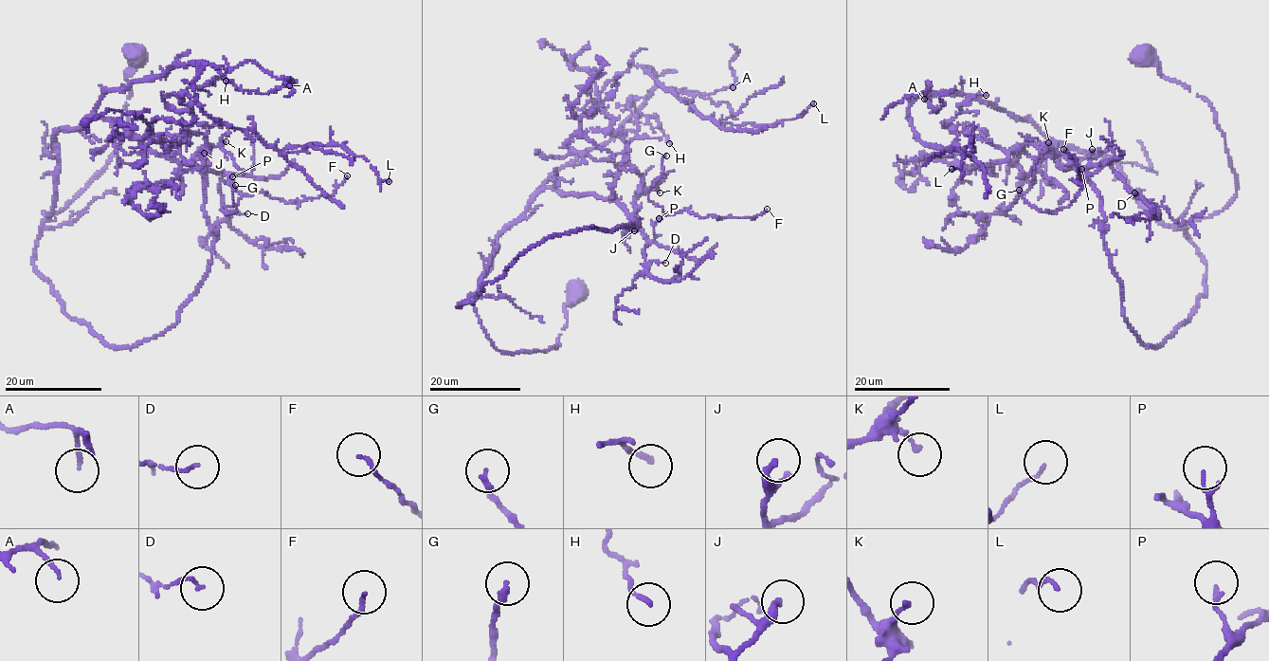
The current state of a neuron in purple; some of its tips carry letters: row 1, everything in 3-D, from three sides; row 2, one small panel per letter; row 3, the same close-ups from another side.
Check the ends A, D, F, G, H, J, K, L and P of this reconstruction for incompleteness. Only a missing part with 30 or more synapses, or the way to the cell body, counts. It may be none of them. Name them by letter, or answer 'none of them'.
none of them

